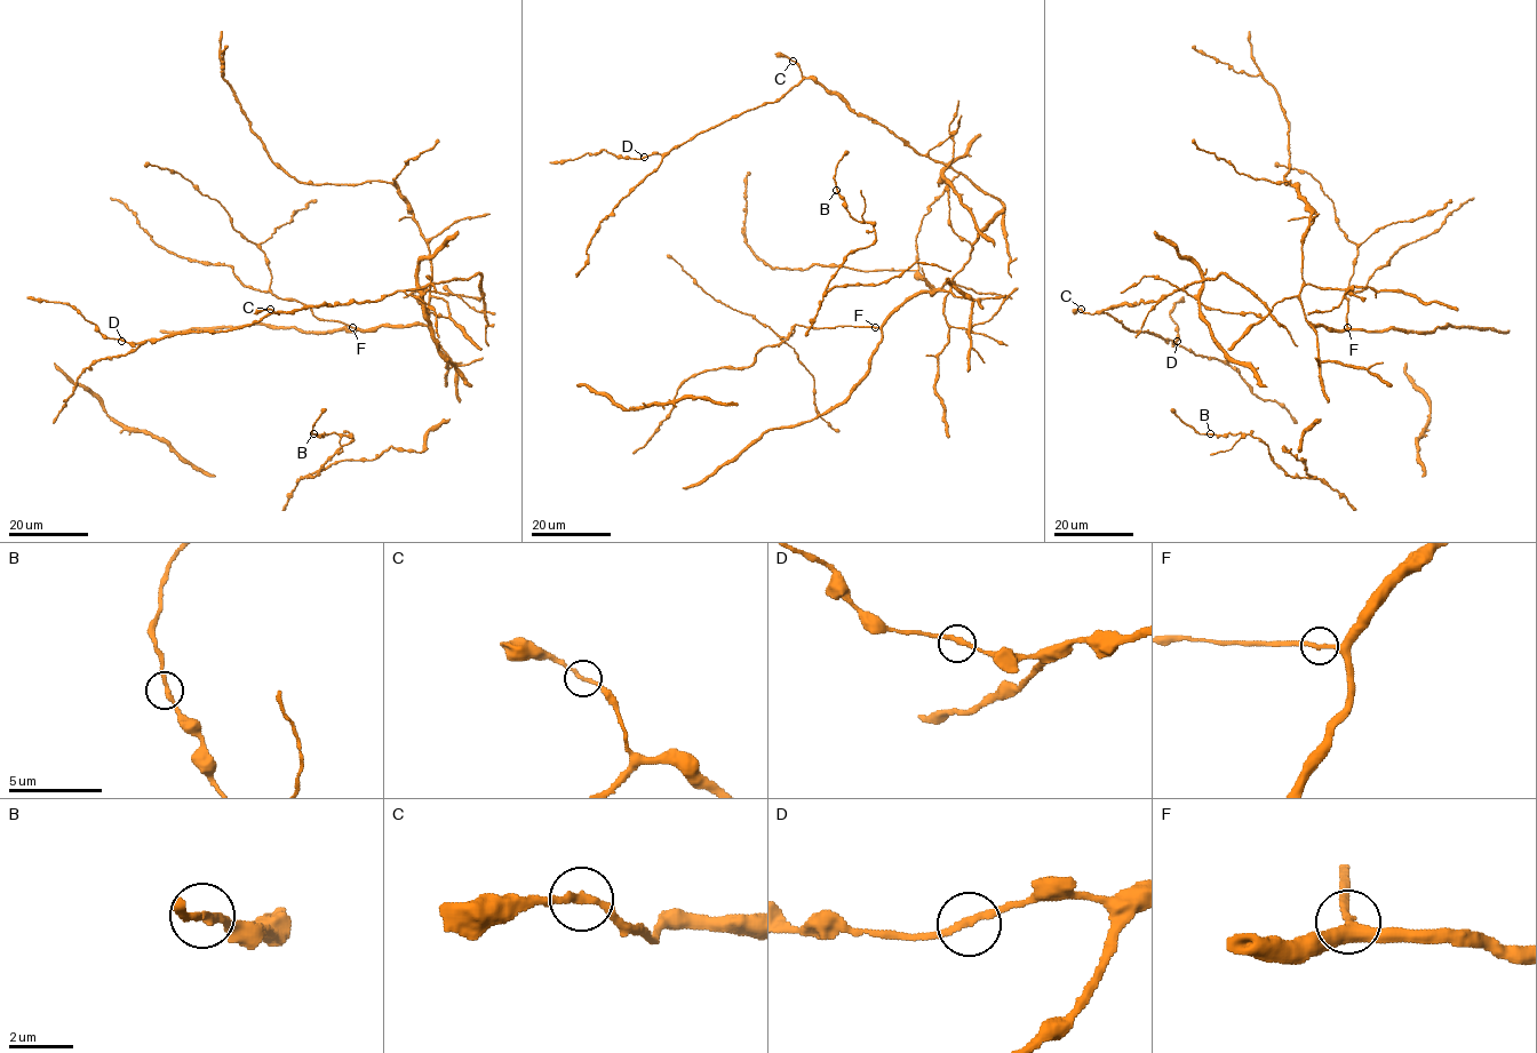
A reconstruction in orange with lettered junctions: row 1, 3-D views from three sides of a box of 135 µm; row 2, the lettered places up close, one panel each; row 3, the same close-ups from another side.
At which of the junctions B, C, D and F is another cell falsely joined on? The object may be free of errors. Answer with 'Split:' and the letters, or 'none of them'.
Split: none of them

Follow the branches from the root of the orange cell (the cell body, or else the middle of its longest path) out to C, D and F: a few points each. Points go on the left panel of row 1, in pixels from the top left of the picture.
C: (429, 309), (430, 297), (442, 297), (450, 314), (425, 312), (424, 288), (279, 313), (269, 309)
D: (429, 309), (442, 297), (450, 314), (427, 312), (425, 289), (411, 288), (271, 312), (227, 330), (121, 341)
F: (429, 309), (427, 325), (352, 327)

